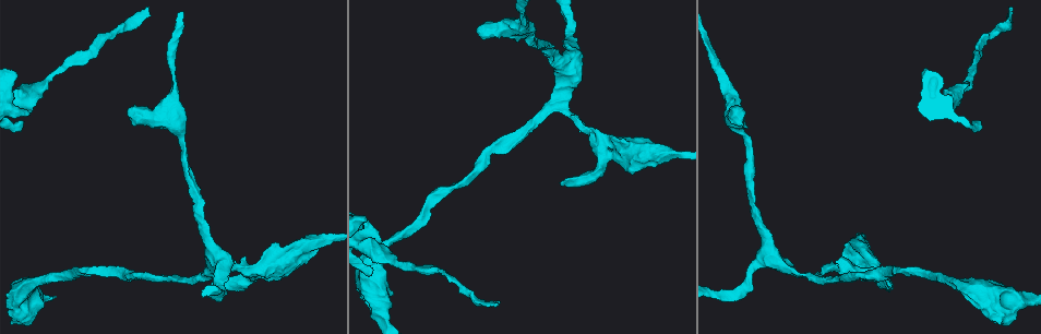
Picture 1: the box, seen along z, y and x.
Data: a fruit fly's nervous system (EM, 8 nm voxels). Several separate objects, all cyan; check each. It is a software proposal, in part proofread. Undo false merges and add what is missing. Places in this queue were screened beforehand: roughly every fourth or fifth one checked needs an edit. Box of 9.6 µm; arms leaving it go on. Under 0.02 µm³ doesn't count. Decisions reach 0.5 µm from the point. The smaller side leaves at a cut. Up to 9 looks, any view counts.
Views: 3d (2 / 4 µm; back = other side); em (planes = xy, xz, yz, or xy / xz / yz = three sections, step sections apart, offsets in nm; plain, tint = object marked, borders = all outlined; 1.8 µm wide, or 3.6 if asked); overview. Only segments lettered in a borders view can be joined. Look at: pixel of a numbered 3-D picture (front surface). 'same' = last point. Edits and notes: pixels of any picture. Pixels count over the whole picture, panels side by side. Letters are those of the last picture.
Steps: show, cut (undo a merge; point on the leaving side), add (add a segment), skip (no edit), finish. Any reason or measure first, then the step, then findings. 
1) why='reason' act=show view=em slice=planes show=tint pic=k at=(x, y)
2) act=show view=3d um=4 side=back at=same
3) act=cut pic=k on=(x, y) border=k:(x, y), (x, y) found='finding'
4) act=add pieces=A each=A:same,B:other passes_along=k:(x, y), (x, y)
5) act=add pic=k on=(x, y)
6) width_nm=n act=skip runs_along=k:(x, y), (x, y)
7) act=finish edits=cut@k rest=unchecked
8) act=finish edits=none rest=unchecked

why='free end' act=show view=3d um=2 pic=1 at=(22, 122)

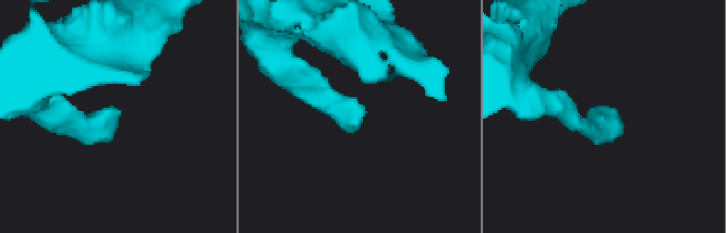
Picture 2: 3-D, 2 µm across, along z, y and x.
why='need the tissue' act=show view=em slice=planes show=borders pic=2 at=(117, 109)

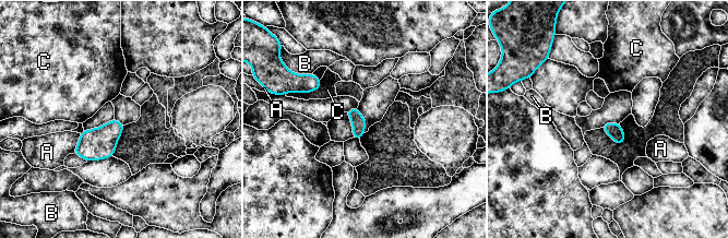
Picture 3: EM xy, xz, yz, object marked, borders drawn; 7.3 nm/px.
width_nm=110 act=skip each=A:other,B:other,C:other border=3:(80, 133), (78, 144), (72, 153) found='no lettered segment goes on from it'

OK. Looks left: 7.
why='an open end' act=show view=em slice=xy step=16 show=tint pic=1 at=(1009, 7)

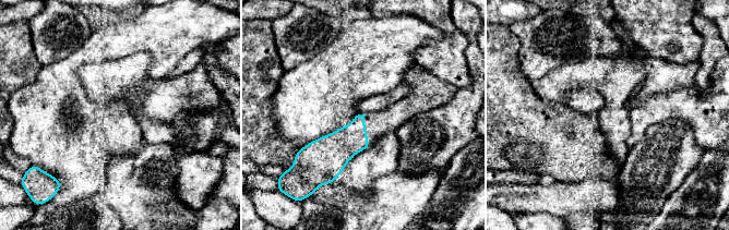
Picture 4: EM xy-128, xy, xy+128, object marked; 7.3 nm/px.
why='see the neighbours' act=show view=em slice=xy step=16 show=borders at=same

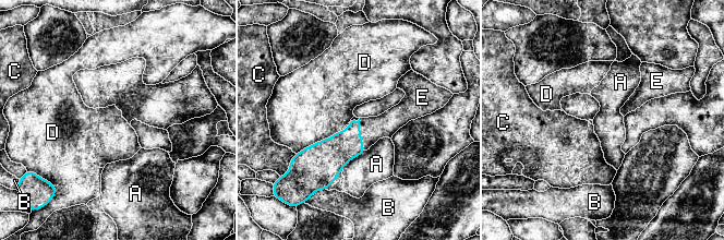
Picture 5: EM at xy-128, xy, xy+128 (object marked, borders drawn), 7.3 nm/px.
width_nm=170 act=add pieces=E each=A:other,B:other,C:other,D:other,E:same found='it goes on there'

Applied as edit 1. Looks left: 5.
act=finish edits=add@5 rest=unchecked

